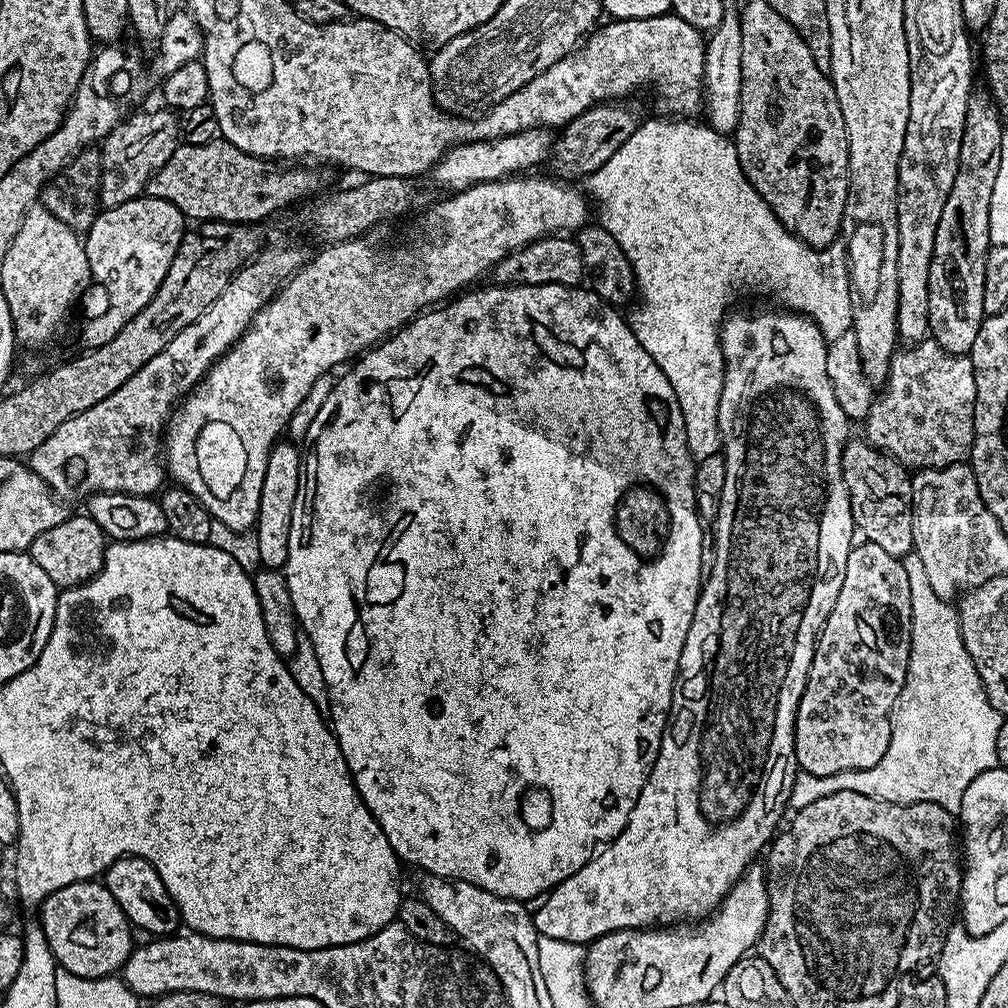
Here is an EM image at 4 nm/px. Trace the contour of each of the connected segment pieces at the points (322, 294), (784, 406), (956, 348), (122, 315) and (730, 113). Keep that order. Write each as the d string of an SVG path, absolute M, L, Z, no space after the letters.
M536 174L477 182L459 191L456 198L442 204L433 203L423 209L421 220L408 236L408 244L397 248L383 248L378 241L369 238L343 240L341 244L321 247L321 252L313 260L311 257L253 318L252 326L244 331L240 341L175 405L162 437L162 460L167 475L171 479L173 476L179 487L194 494L194 498L206 506L213 521L220 523L221 520L232 532L244 532L247 528L249 531L258 518L262 478L266 478L272 448L285 435L294 410L302 406L302 398L310 394L310 386L314 386L318 378L336 370L332 368L343 360L351 361L399 332L429 306L439 305L445 298L455 297L461 290L475 285L472 283L483 272L484 275L491 273L508 253L546 236L575 234L589 223L590 200L576 189L579 187L547 175L532 175Z
M744 308L741 312L732 310L725 315L724 322L718 329L720 349L724 355L724 381L722 382L722 398L718 402L718 428L722 441L726 478L725 486L718 499L719 508L714 523L714 529L716 529L714 530L714 537L716 539L717 552L717 557L714 561L714 570L711 571L708 579L703 581L700 597L694 610L694 618L690 622L690 634L686 634L686 642L682 646L682 658L678 662L676 685L672 691L672 710L668 713L668 724L664 727L664 737L660 743L658 758L650 770L646 786L642 786L642 794L638 794L638 802L634 802L634 810L630 810L630 818L626 822L626 826L618 834L618 838L613 840L608 847L601 850L590 862L586 862L586 866L582 866L582 870L578 870L578 874L570 874L570 878L566 878L557 888L553 888L551 892L547 893L539 901L539 904L541 903L540 909L535 909L532 912L532 921L536 924L536 931L546 938L562 939L566 942L584 946L593 940L597 940L599 936L605 936L618 930L676 926L681 922L699 922L711 916L720 907L720 903L728 897L728 891L740 881L749 868L753 867L755 860L752 859L760 851L760 855L765 851L766 845L777 835L778 829L785 819L784 808L787 809L789 807L788 799L790 798L790 790L792 789L792 783L798 771L796 762L796 711L798 710L798 702L806 690L806 678L810 674L810 662L814 658L816 640L824 628L826 618L830 618L830 610L834 610L834 602L838 602L838 590L842 590L842 578L846 574L846 558L854 547L854 539L852 540L852 532L854 536L854 525L852 523L852 511L850 510L850 498L846 490L846 482L842 478L842 450L850 439L850 433L848 433L850 421L846 414L842 414L842 406L838 406L838 398L834 398L834 386L830 386L830 377L826 374L826 350L828 349L828 341L820 333L818 325L813 320L808 319L807 316L801 316L791 310L779 311L775 312L772 308Z
M980 86L973 87L968 96L962 146L958 150L958 174L954 174L954 186L950 186L946 206L942 206L942 218L938 218L928 279L928 331L931 339L936 340L938 346L942 346L942 350L952 356L968 356L971 353L974 338L978 338L978 330L985 317L986 258L988 249L993 245L990 238L990 198L994 195L994 181L998 179L998 165L1002 163L1002 134L1005 130L1005 121L992 93Z
M143 194L113 208L104 208L83 237L91 279L108 287L108 309L101 320L92 320L84 328L89 349L101 348L126 326L154 298L174 254L184 241L186 218L170 202Z
M728 2L722 22L707 37L704 54L704 86L702 104L708 108L706 123L716 132L735 133L740 121L740 95L742 94L742 26L740 8Z

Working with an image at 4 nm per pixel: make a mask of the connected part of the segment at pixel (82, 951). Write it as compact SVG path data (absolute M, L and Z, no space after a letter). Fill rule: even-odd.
M95 879L79 880L50 894L39 905L38 912L43 943L50 946L57 965L63 971L82 978L110 976L123 969L125 960L132 953L132 925L128 923L126 914L122 914L122 906L114 902L114 894Z

